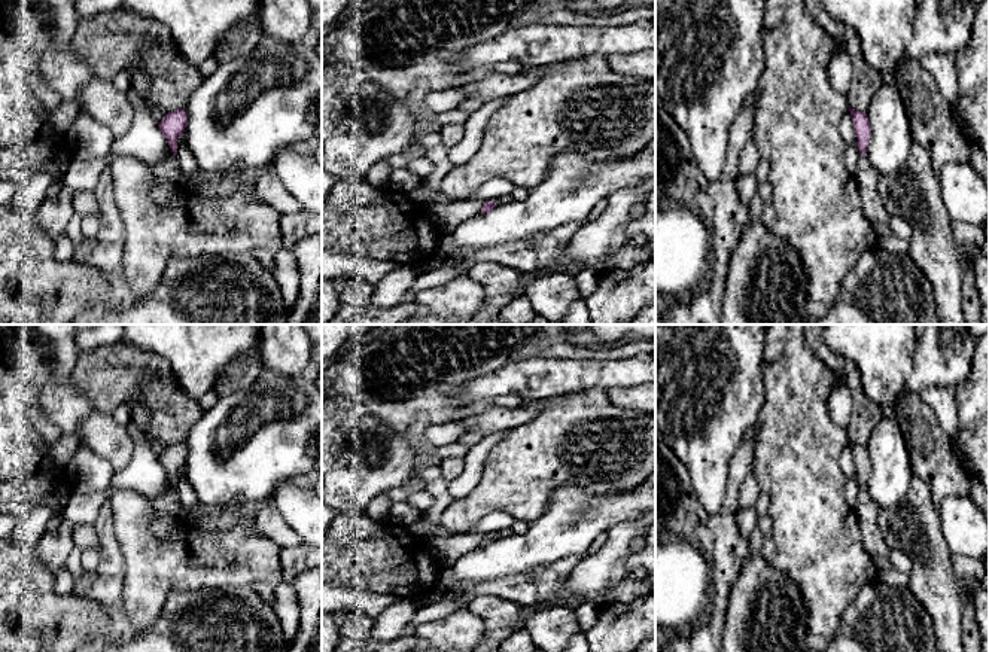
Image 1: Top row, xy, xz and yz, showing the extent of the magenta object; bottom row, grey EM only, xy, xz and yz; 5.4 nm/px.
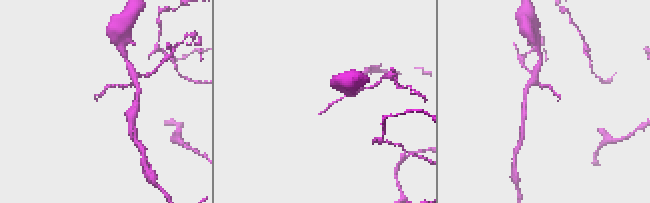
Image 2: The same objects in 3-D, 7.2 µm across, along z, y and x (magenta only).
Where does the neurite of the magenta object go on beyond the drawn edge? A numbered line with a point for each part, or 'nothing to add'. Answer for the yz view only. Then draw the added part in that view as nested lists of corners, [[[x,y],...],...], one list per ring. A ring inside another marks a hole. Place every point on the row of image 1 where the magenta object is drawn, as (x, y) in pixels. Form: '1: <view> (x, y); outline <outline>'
1: yz (867, 177); outline [[[859,156],[853,176],[858,182],[862,210],[876,231],[879,247],[898,255],[909,253],[909,241],[895,237],[889,228],[889,214],[877,195],[880,174],[870,165],[867,156]]]

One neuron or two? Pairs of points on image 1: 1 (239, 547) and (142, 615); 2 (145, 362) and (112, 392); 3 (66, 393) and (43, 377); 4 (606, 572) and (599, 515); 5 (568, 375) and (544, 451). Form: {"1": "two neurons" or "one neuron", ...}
{"1": "one neuron", "2": "one neuron", "3": "one neuron", "4": "two neurons", "5": "two neurons"}

